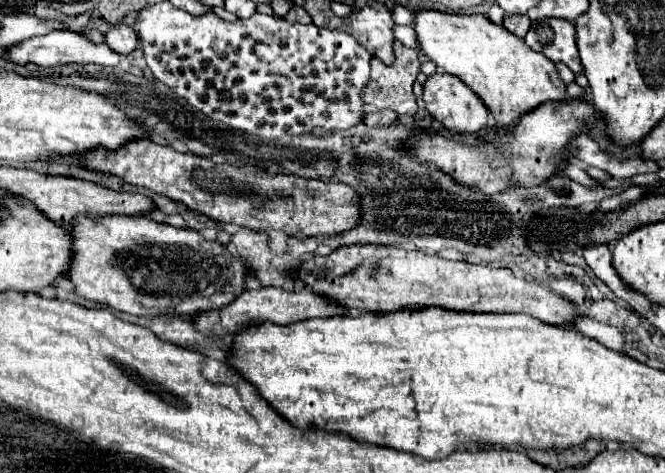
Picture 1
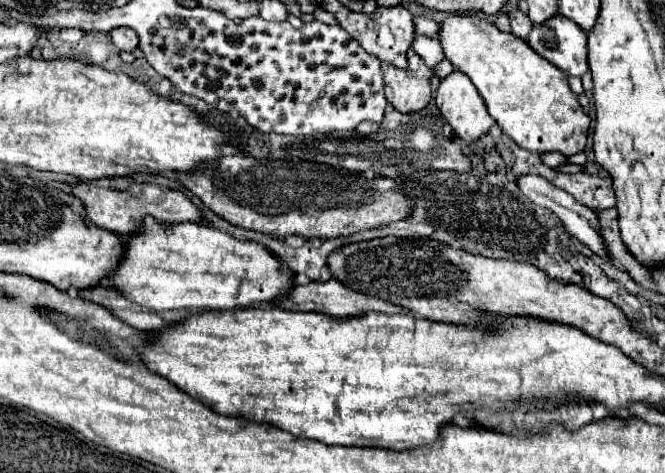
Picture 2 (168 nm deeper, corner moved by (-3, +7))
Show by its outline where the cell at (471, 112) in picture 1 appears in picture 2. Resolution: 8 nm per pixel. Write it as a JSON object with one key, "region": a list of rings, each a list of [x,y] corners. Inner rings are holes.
{"region":[[[459,70],[441,80],[435,104],[453,132],[465,142],[475,142],[495,124],[473,82]]]}

